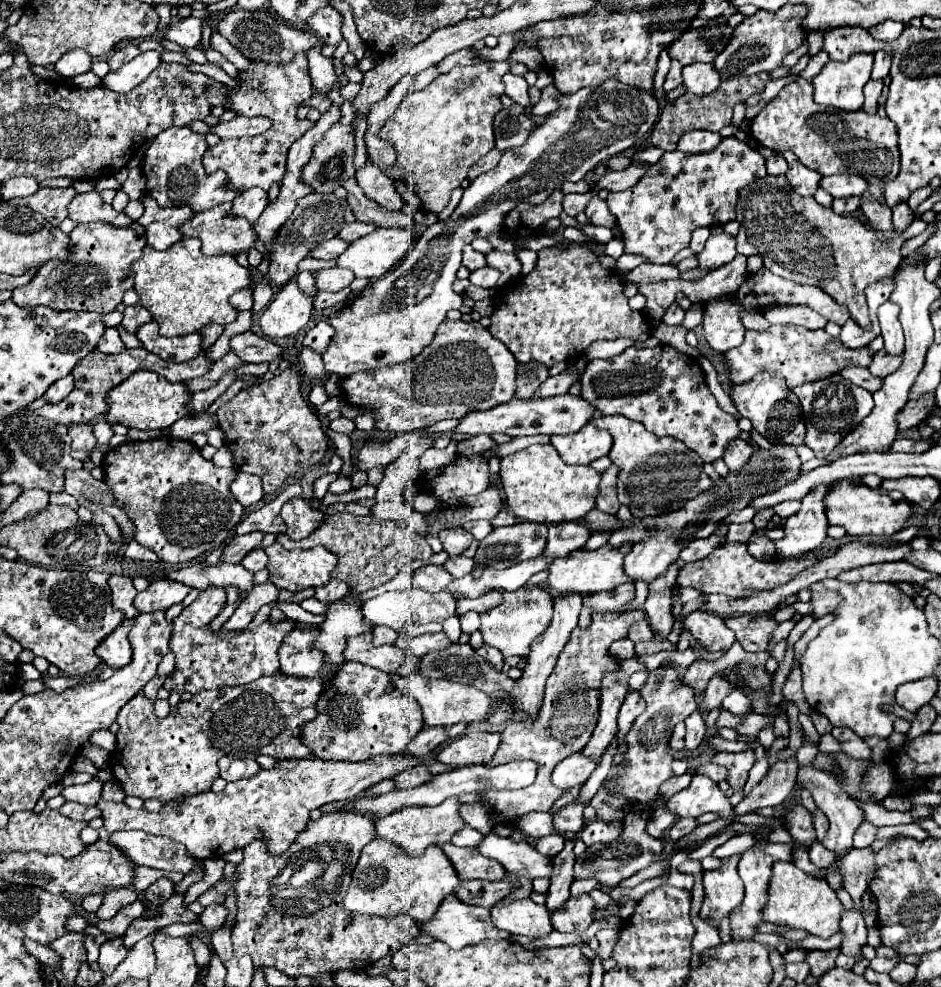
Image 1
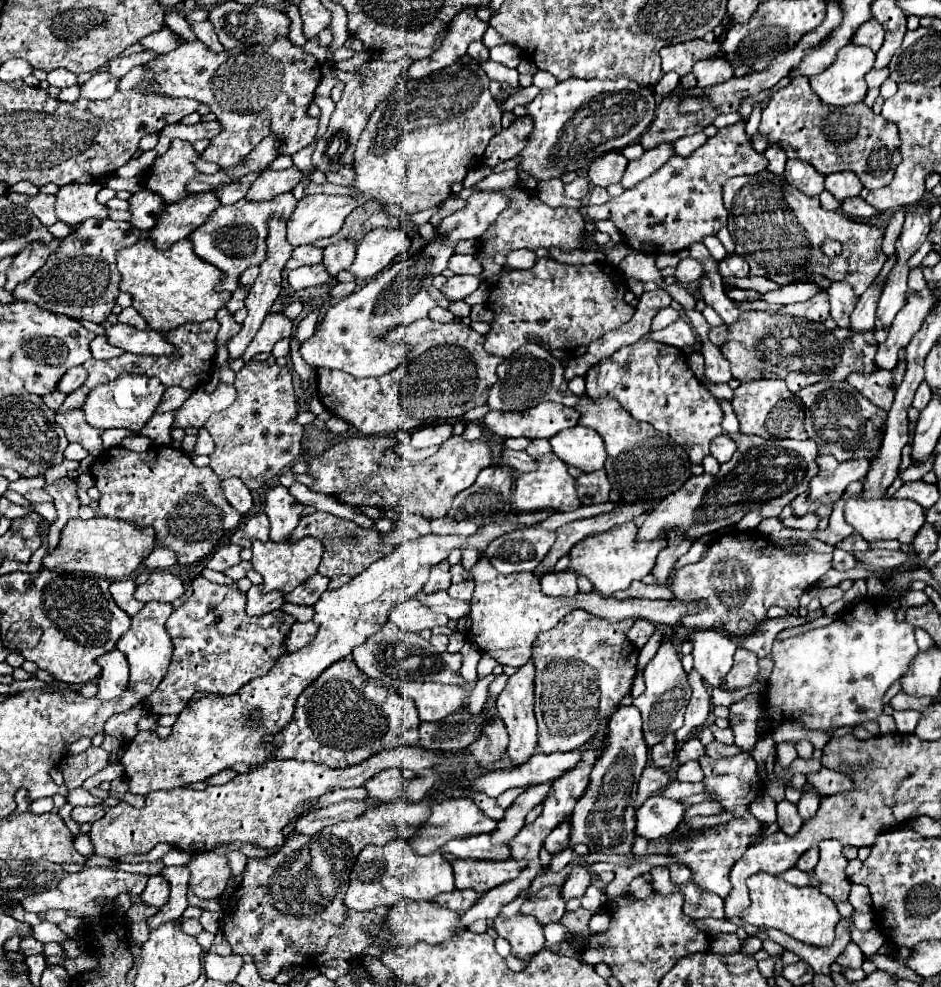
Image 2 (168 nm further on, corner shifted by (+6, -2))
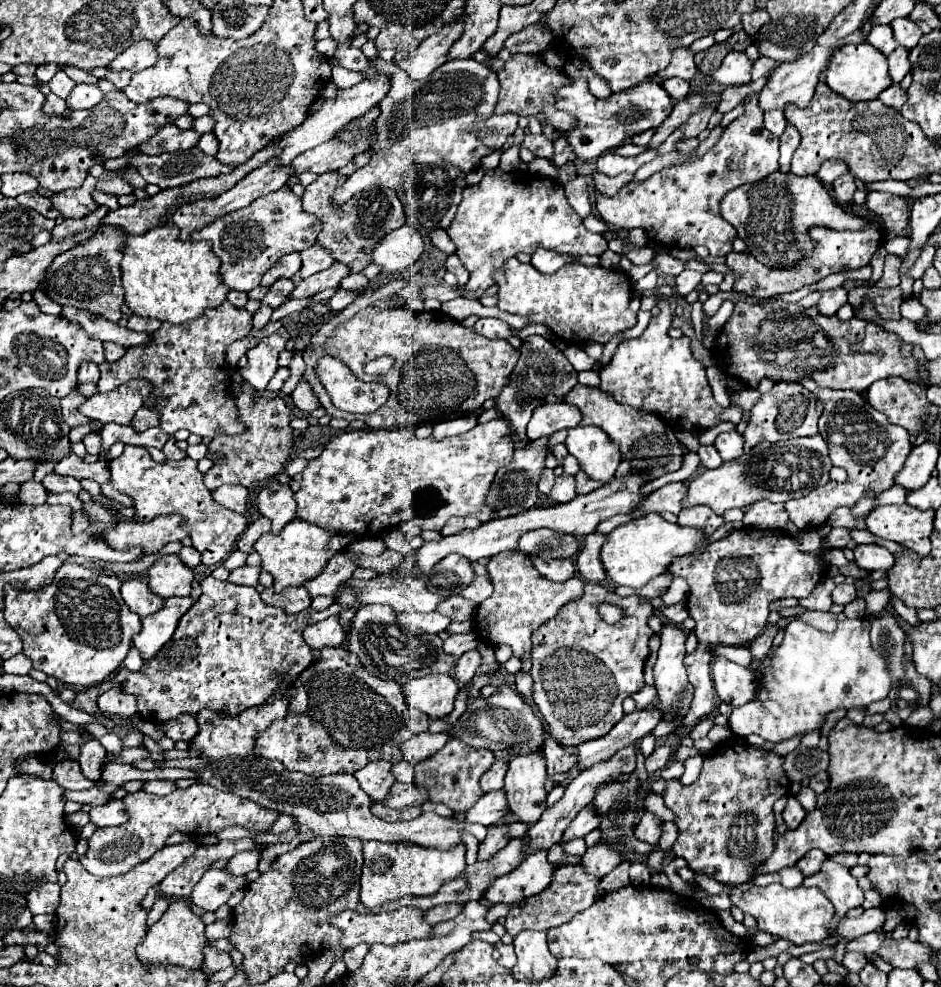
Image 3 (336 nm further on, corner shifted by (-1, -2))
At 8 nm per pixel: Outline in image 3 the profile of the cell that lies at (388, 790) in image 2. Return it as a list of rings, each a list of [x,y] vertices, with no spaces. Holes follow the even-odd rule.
[[[381,760],[381,762],[371,762],[369,766],[357,770],[355,778],[359,780],[359,786],[365,794],[369,794],[373,800],[385,800],[389,796],[391,784],[395,784],[395,776],[391,772],[391,764]]]

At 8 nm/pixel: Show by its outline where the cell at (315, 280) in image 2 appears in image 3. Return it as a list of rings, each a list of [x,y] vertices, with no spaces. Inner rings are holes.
[[[313,244],[307,250],[303,250],[301,252],[301,260],[303,260],[303,266],[301,266],[299,274],[301,274],[303,280],[313,276],[313,274],[317,274],[317,272],[321,272],[321,270],[327,270],[335,262],[335,258],[329,252],[325,252],[325,248],[321,248],[317,244]]]

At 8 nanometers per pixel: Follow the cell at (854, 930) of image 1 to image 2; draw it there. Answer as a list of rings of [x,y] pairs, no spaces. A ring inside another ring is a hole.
[[[850,942],[846,946],[846,950],[836,958],[836,964],[844,966],[844,968],[848,968],[848,966],[850,968],[860,968],[862,962],[864,962],[864,954],[862,954],[862,950],[854,942]]]

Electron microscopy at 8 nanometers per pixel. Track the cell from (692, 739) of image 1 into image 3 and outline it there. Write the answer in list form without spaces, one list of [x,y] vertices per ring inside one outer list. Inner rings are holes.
[[[741,528],[727,538],[707,546],[697,558],[677,558],[671,564],[671,574],[683,576],[689,582],[689,616],[697,622],[697,650],[685,658],[689,682],[695,686],[695,698],[683,728],[693,728],[701,718],[715,710],[715,688],[711,680],[711,654],[709,648],[717,644],[749,646],[753,638],[761,636],[767,628],[769,604],[779,598],[807,598],[813,588],[823,580],[821,556],[797,548],[799,540],[785,530],[759,530]]]

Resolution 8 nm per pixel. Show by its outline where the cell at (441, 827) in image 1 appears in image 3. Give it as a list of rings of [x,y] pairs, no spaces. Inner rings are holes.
[[[503,790],[487,792],[465,812],[465,820],[479,822],[483,826],[493,826],[493,824],[501,822],[501,818],[507,814],[507,810],[509,810],[509,804],[505,802]]]

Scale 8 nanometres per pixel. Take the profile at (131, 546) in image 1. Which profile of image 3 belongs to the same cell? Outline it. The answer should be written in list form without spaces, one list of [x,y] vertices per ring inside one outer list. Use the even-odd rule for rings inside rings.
[[[183,546],[177,556],[179,556],[179,558],[183,560],[183,564],[189,566],[189,568],[195,568],[195,566],[201,562],[201,556],[197,554],[197,550],[195,550],[193,546]]]

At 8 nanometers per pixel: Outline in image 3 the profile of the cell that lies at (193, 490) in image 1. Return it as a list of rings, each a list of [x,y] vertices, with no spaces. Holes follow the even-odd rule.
[[[127,444],[123,454],[109,462],[109,472],[111,486],[133,500],[135,520],[149,522],[161,514],[181,516],[181,526],[189,532],[193,548],[201,554],[201,564],[205,566],[219,564],[231,552],[237,536],[247,526],[243,514],[231,512],[213,500],[211,490],[203,484],[203,474],[197,470],[197,462],[189,456],[183,460],[167,460],[165,464],[157,464],[145,448]]]

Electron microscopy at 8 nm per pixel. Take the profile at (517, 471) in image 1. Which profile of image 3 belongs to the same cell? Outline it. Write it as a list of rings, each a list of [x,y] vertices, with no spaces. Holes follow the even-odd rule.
[[[569,474],[557,476],[555,478],[555,484],[553,484],[551,492],[549,492],[549,500],[561,504],[561,502],[573,500],[575,496],[577,496],[577,492],[575,492],[575,478],[569,476]]]

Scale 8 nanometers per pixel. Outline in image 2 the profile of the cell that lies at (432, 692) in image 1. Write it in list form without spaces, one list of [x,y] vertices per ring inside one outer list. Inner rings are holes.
[[[408,682],[400,688],[404,696],[414,700],[420,720],[442,720],[454,710],[466,706],[466,690],[462,686],[448,686],[436,682]]]

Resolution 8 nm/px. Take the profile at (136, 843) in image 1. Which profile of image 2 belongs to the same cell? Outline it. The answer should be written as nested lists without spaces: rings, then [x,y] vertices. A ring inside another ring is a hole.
[[[214,852],[192,856],[188,868],[190,868],[190,890],[206,900],[218,898],[228,886],[228,880],[232,878],[228,856],[218,856]]]

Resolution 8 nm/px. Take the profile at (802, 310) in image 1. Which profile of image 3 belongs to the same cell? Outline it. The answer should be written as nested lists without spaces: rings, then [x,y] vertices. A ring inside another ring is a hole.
[[[835,288],[835,290],[827,290],[821,294],[819,302],[817,302],[817,310],[823,316],[835,316],[837,310],[847,302],[847,292],[843,288]]]

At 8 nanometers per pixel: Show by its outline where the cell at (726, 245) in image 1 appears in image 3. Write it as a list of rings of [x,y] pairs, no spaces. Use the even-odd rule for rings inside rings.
[[[683,270],[683,272],[677,276],[677,280],[675,280],[677,292],[679,292],[681,296],[687,296],[691,290],[697,288],[697,284],[701,282],[701,278],[703,278],[701,272],[695,272],[695,270]]]

